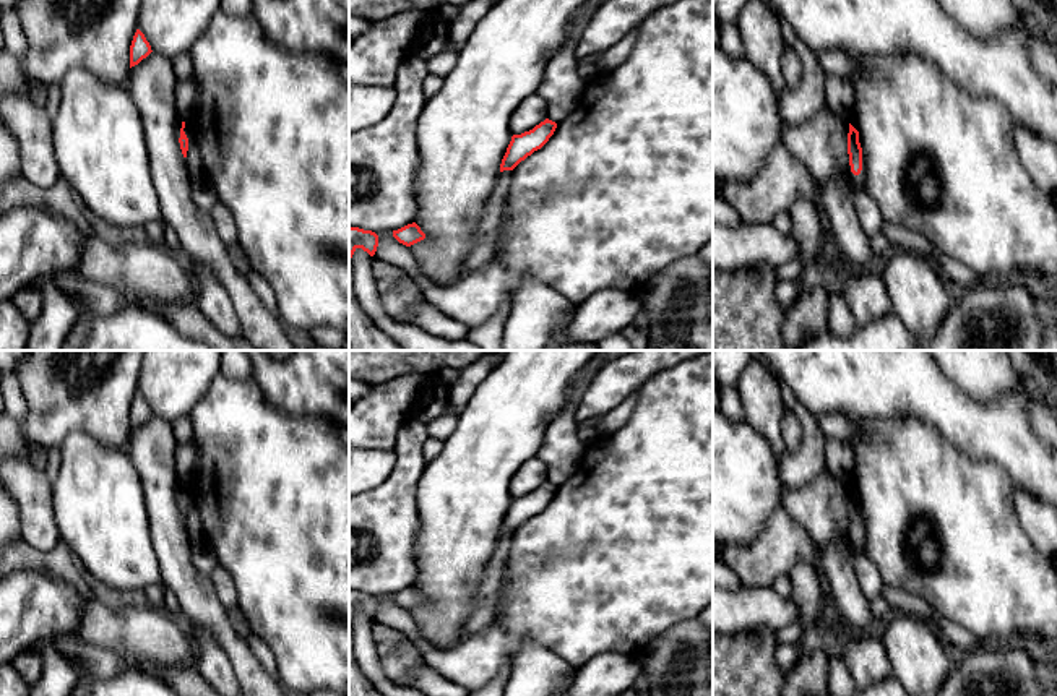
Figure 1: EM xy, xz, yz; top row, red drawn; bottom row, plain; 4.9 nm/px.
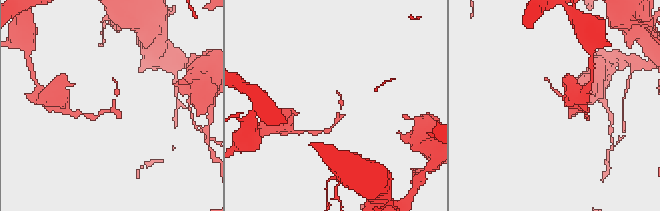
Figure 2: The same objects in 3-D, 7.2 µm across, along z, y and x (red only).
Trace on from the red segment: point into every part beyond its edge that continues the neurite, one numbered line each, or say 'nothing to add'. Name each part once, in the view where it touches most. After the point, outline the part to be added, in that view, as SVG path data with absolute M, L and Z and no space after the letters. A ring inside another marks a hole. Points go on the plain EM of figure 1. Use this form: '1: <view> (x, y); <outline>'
nothing to add

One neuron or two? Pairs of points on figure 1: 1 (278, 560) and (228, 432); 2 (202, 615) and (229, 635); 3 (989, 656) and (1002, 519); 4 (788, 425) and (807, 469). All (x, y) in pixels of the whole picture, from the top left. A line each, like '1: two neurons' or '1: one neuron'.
1: one neuron
2: one neuron
3: two neurons
4: two neurons

